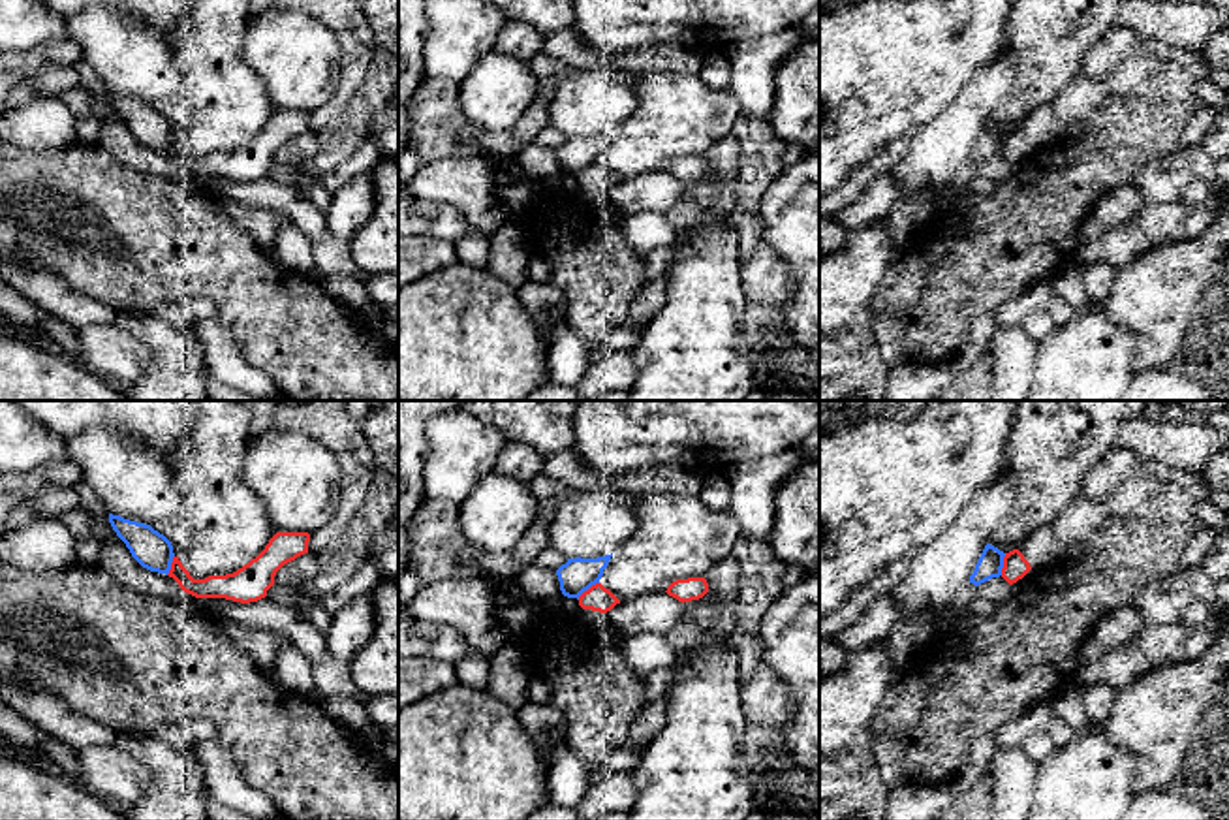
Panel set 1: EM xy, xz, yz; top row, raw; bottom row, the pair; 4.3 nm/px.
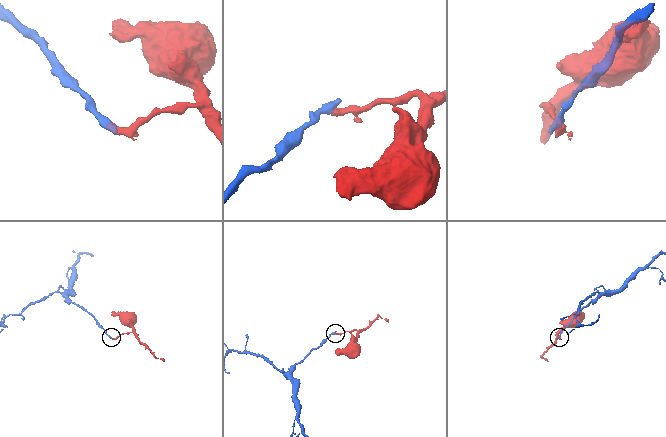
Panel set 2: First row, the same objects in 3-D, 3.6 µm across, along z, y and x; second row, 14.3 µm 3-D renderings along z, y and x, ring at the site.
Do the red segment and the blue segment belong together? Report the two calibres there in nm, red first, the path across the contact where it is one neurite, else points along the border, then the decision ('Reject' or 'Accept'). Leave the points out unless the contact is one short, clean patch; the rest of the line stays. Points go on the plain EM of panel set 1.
Thickness 110 nm (red) against 150 nm. Reject

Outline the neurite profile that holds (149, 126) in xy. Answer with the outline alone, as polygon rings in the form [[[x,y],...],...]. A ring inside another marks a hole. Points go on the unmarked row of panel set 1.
[[[109,92],[109,102],[143,147],[165,154],[169,152],[175,132],[171,120],[163,113],[150,103],[113,92]]]

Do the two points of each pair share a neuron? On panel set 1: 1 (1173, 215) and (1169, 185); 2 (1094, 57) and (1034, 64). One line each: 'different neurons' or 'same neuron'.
1: different neurons
2: different neurons

